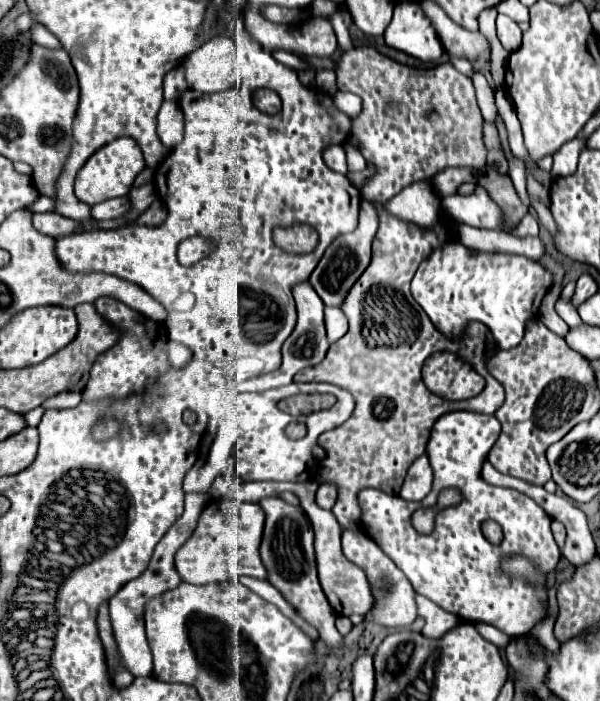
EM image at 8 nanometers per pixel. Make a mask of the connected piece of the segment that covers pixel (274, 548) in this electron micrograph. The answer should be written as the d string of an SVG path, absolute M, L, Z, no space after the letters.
M279 497L261 499L259 505L263 507L263 511L267 515L259 551L261 551L263 565L267 569L269 583L281 591L281 595L297 609L297 613L301 617L305 617L311 625L317 627L319 639L327 647L333 647L333 649L341 647L343 635L335 627L337 613L329 605L329 601L319 585L319 579L317 579L315 555L313 555L313 531L311 531L311 525L303 525L303 509L289 505Z

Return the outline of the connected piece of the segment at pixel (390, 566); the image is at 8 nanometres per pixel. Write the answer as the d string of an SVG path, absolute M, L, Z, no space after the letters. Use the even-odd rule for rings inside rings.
M345 531L343 533L343 553L345 557L361 567L373 587L375 593L375 605L373 611L377 615L377 623L385 627L407 627L415 621L417 617L417 607L415 607L415 591L411 583L405 579L403 571L397 569L397 565L383 553L383 549L373 543L369 537L365 537L361 531Z

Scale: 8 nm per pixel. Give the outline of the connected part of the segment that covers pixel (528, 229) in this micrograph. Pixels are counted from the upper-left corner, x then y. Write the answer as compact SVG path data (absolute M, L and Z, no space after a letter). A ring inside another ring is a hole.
M525 215L523 221L517 225L517 231L513 231L513 235L537 235L539 233L539 223L533 215Z

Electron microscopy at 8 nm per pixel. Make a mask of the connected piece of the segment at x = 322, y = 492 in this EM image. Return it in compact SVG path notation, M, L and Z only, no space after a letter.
M321 485L317 491L317 505L329 511L335 503L335 495L337 495L337 489L333 485Z

